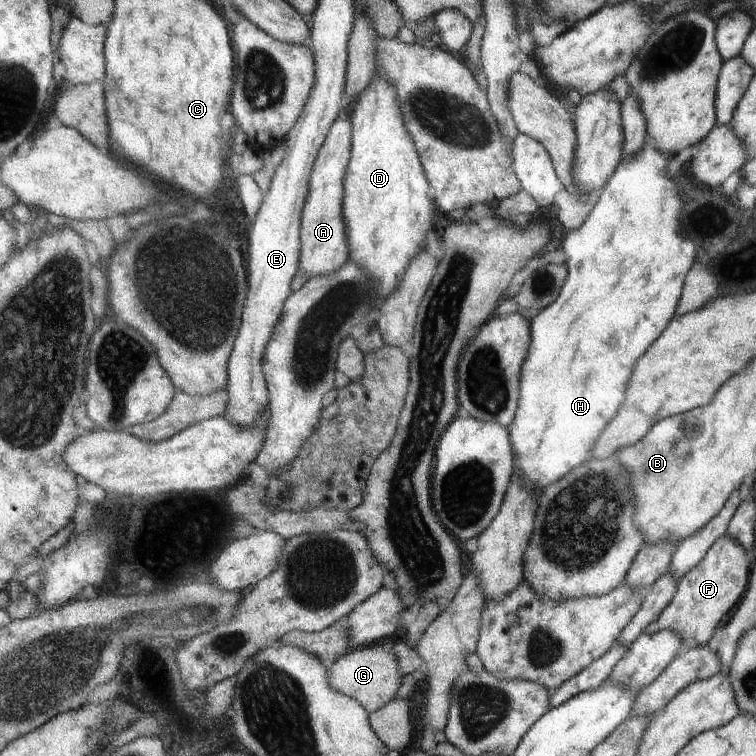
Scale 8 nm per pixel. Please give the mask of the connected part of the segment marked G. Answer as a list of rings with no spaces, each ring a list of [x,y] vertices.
[[[369,646],[369,648],[356,648],[349,650],[344,656],[337,659],[328,668],[329,684],[343,692],[357,702],[363,704],[367,712],[375,712],[389,704],[397,696],[401,688],[401,672],[399,672],[399,662],[391,646]]]

